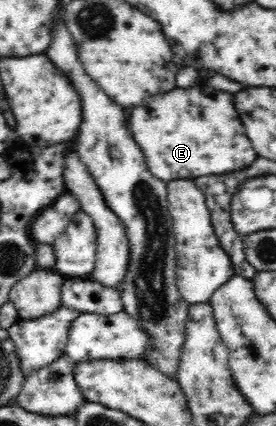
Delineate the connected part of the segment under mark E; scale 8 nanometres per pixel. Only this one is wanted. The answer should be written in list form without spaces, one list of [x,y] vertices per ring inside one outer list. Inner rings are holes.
[[[200,80],[190,87],[176,86],[164,95],[154,95],[142,105],[128,109],[126,112],[129,131],[141,147],[152,175],[168,182],[172,179],[196,179],[200,175],[220,175],[248,167],[256,159],[256,151],[246,137],[244,125],[232,101],[233,97],[234,94],[229,91],[222,91],[205,80]]]

